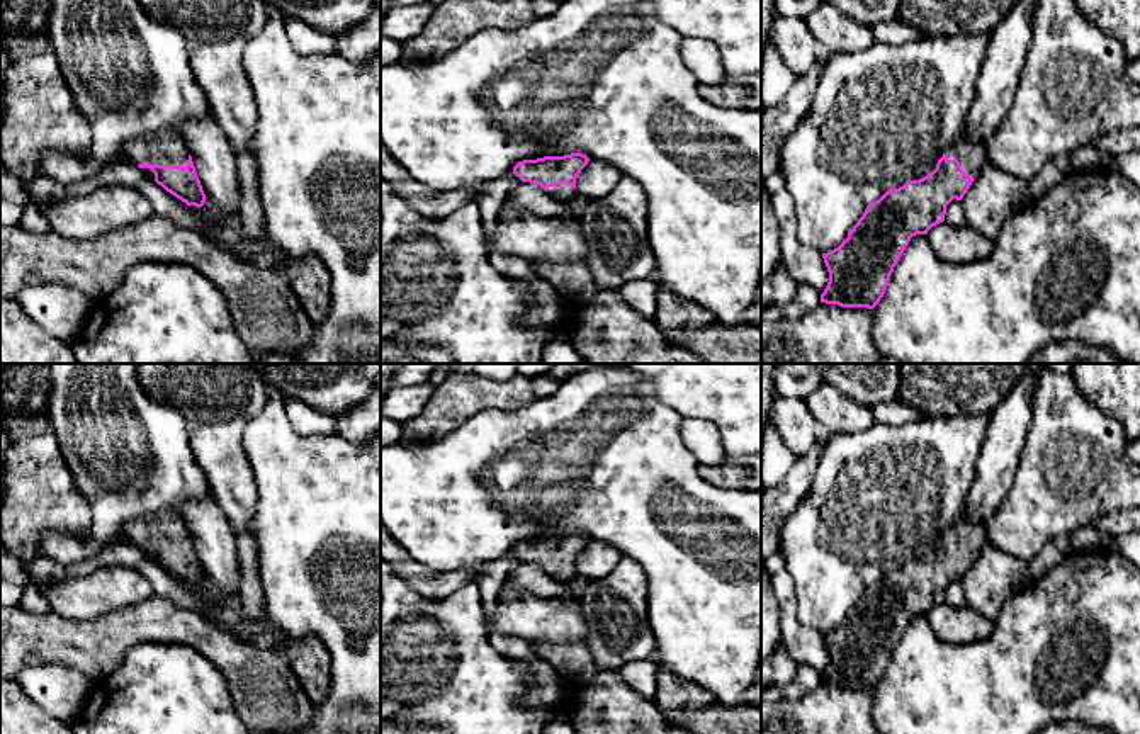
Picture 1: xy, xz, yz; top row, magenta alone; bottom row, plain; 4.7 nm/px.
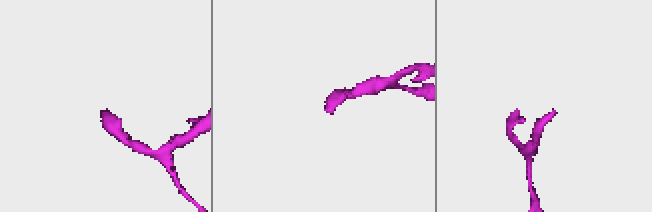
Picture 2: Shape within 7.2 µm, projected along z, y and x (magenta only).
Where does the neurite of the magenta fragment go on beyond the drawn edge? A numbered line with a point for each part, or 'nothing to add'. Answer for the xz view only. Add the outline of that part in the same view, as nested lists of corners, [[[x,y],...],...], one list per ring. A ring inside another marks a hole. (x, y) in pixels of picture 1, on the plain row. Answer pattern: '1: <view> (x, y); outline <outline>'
1: xz (563, 573); outline [[[561,564],[561,566],[549,567],[547,574],[559,583],[569,583],[576,576],[576,569]]]

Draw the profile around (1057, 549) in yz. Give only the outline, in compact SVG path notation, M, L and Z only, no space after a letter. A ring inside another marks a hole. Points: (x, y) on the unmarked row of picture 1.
M1060 535L1048 540L1026 566L1026 581L1035 581L1041 574L1058 566L1072 554L1072 535Z

